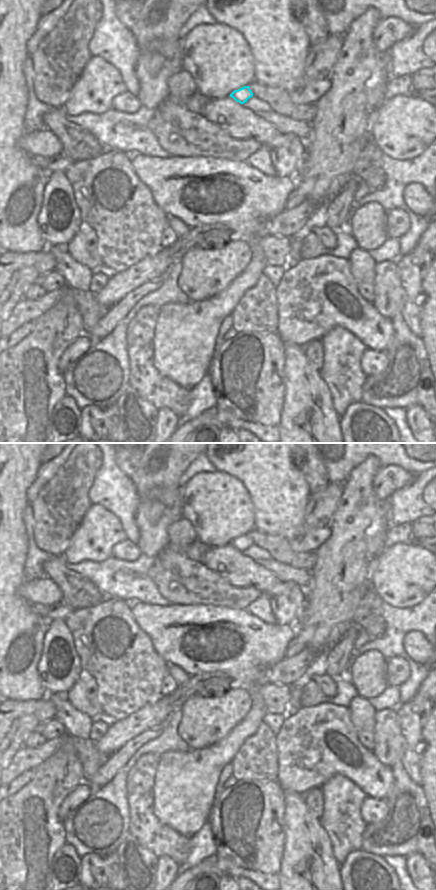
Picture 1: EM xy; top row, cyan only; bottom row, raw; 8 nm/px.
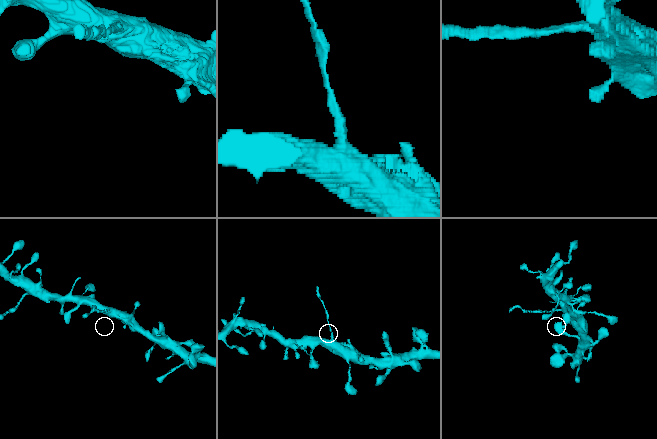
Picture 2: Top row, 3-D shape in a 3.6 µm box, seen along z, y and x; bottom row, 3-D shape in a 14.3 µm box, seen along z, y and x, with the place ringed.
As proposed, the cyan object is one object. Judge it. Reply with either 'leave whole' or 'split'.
split

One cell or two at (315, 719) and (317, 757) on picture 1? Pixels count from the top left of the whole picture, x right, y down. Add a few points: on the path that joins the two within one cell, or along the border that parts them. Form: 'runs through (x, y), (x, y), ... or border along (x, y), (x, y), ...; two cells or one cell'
runs through (314, 728), (314, 748); one cell

